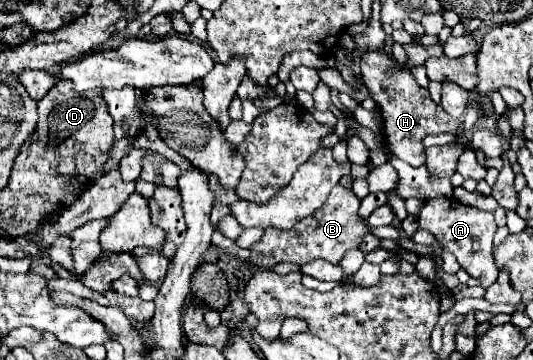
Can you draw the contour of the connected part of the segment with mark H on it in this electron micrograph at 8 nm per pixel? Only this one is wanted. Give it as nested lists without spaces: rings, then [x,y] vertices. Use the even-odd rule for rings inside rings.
[[[368,52],[362,56],[362,76],[364,76],[364,84],[370,90],[370,98],[376,102],[376,106],[380,108],[380,116],[382,116],[382,124],[384,124],[384,140],[386,140],[386,148],[392,156],[418,166],[422,164],[422,151],[425,148],[422,140],[428,134],[454,134],[458,132],[460,122],[452,116],[448,116],[442,106],[436,106],[428,94],[426,88],[418,86],[418,82],[414,80],[412,72],[400,64],[396,64],[386,52]],[[394,68],[398,70],[396,74],[388,74],[388,70]]]

